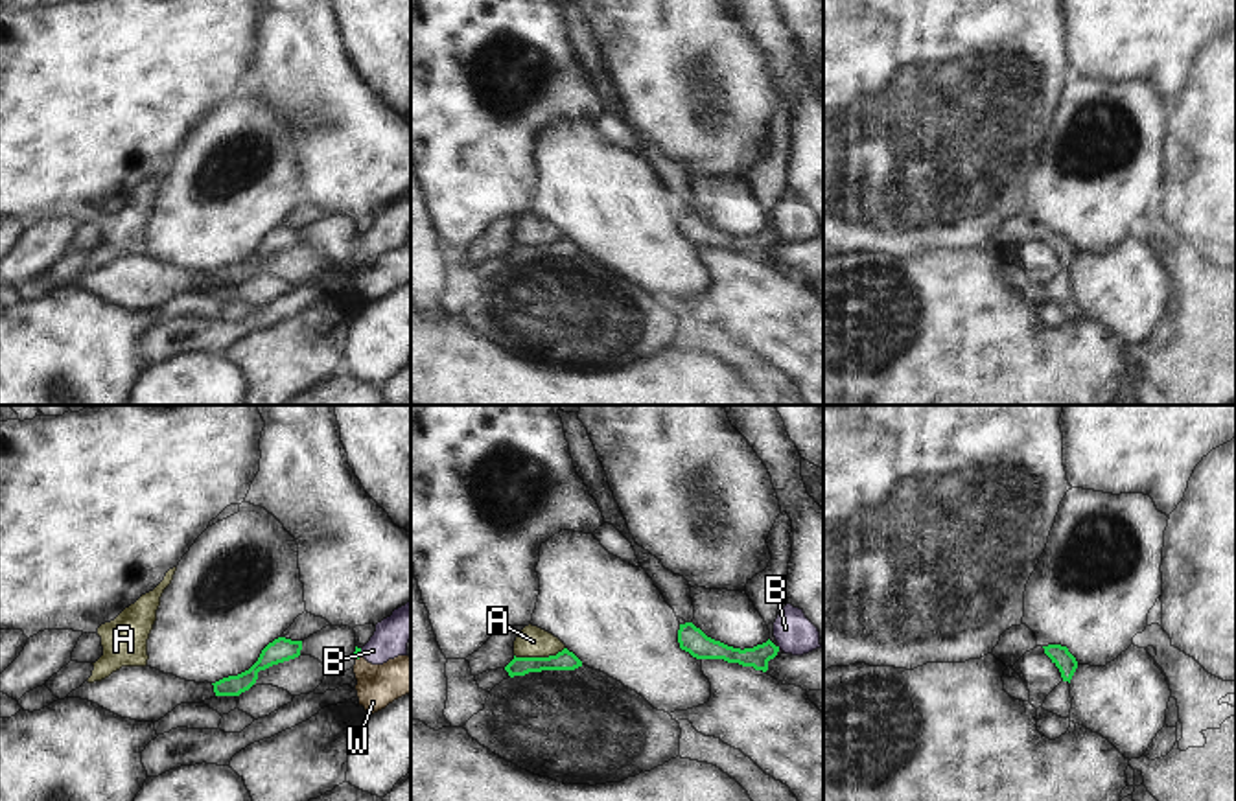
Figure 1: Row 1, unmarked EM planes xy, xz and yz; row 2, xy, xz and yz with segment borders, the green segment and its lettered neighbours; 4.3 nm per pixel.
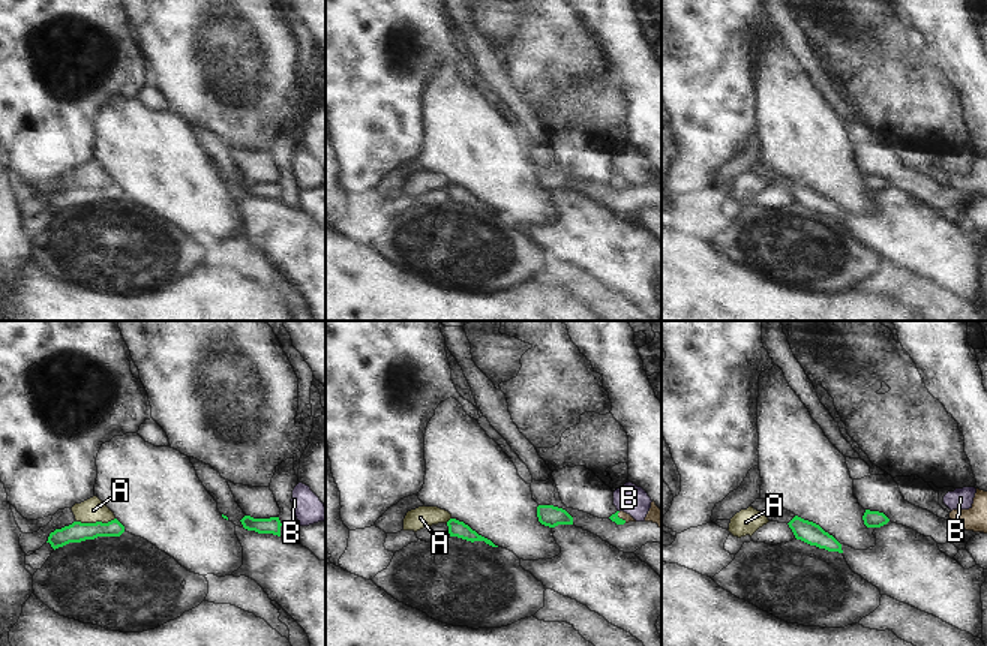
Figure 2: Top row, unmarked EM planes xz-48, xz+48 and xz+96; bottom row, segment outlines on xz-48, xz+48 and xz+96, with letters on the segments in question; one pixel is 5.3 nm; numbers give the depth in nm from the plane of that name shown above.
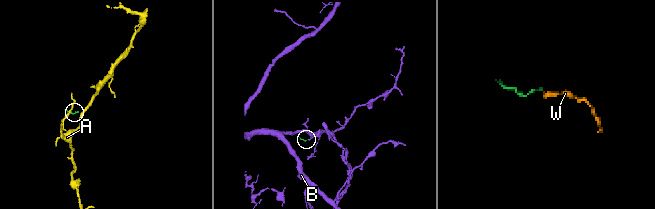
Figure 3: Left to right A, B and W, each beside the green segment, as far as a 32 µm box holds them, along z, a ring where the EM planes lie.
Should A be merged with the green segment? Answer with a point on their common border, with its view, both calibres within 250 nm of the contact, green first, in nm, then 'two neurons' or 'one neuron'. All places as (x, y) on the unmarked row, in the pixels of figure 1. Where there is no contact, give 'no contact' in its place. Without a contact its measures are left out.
xz (538, 245) | 90/140 nm | two neurons

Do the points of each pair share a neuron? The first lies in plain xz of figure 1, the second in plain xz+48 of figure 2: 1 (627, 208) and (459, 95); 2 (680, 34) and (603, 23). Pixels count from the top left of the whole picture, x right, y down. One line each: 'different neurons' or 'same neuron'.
1: same neuron
2: different neurons

